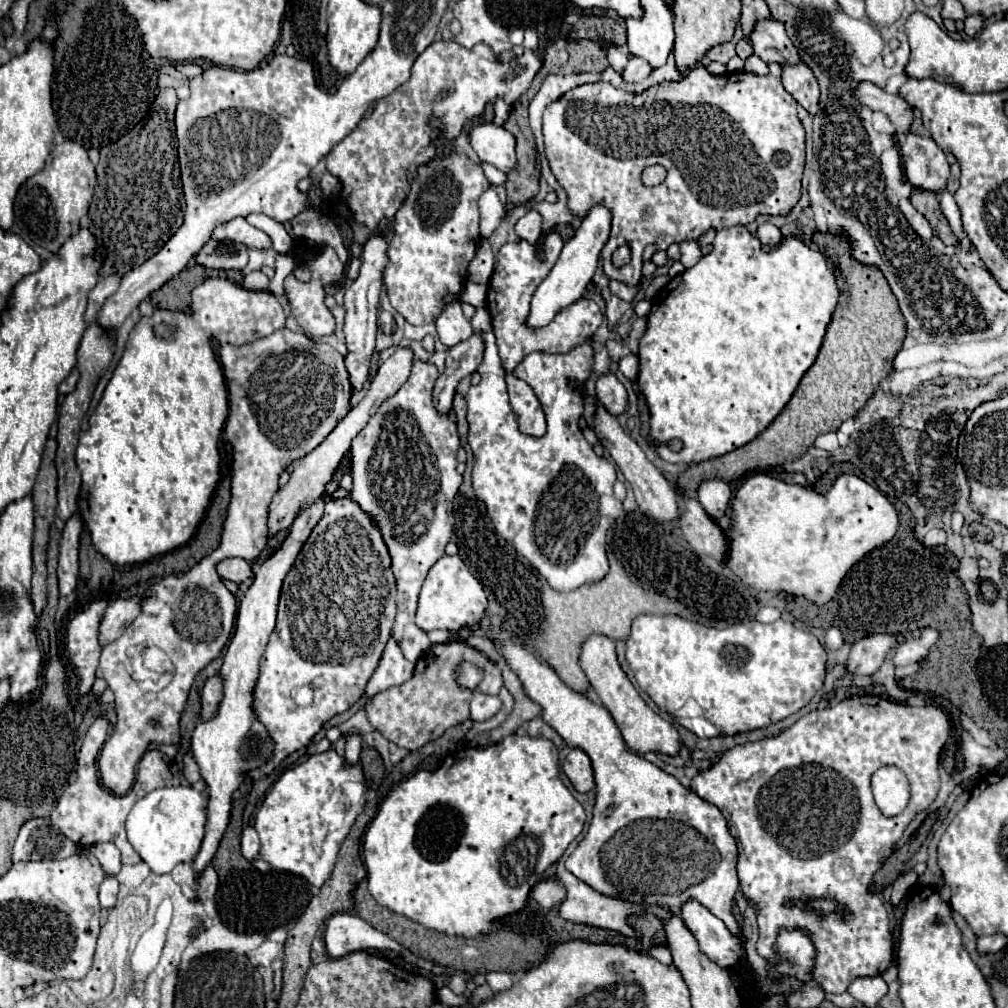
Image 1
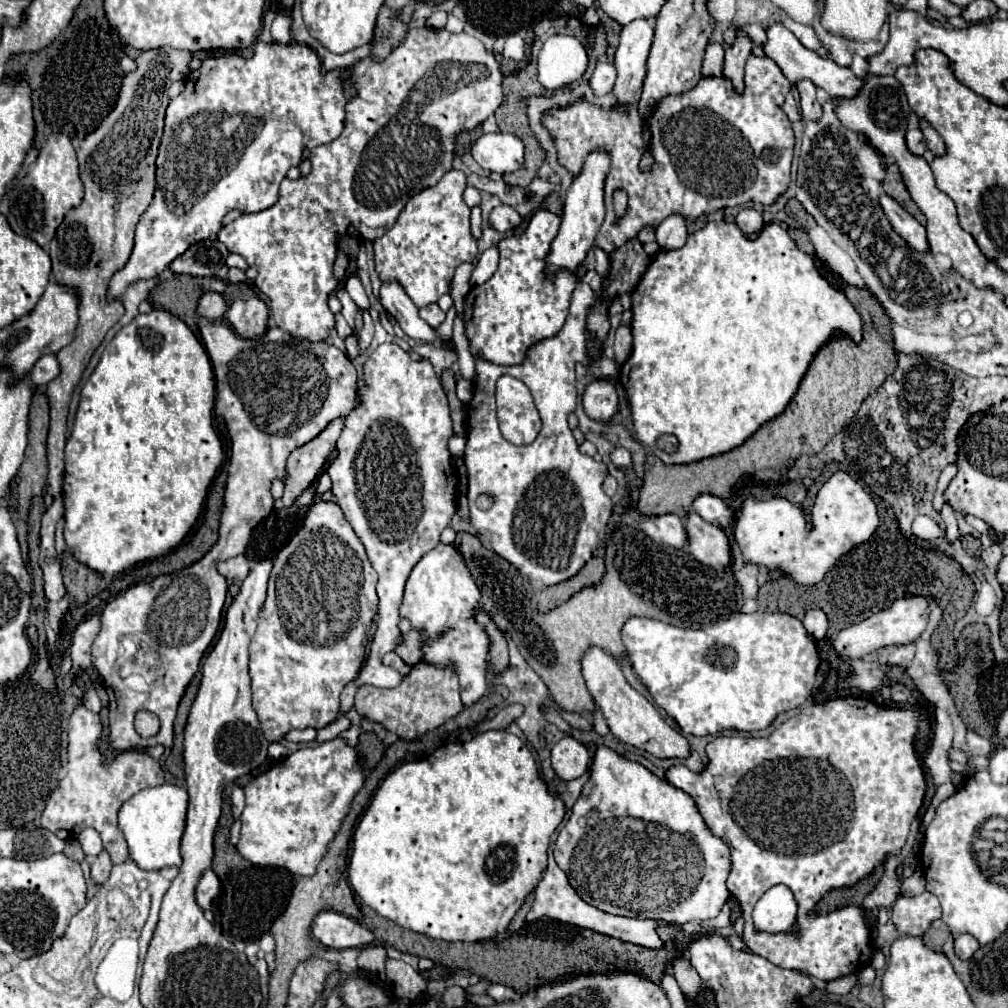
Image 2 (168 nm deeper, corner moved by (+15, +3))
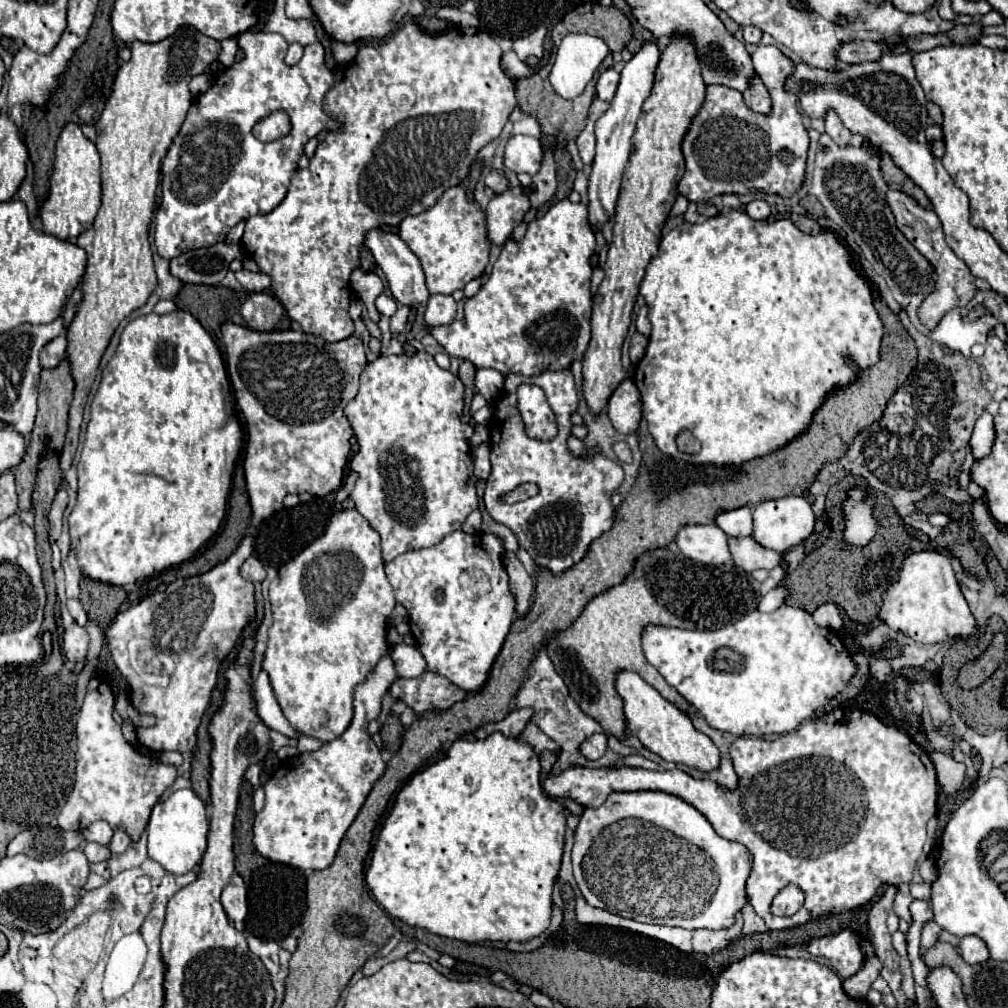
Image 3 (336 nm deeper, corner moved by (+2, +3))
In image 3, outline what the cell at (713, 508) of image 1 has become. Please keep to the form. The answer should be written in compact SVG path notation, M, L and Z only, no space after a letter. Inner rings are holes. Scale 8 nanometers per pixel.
M739 507L735 511L725 511L717 517L717 525L729 537L749 537L753 533L753 517L751 507Z

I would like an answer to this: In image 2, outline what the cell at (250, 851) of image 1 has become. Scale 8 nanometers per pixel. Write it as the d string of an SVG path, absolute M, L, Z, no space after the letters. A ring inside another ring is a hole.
M234 787L234 793L232 793L232 815L234 815L234 819L238 819L242 815L242 809L244 809L244 791L242 791L242 787Z

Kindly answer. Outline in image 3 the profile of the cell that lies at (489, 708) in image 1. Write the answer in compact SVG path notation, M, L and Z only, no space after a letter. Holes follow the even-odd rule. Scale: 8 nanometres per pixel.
M455 531L429 549L407 551L405 555L397 555L397 559L385 563L385 575L395 589L397 603L401 603L409 613L411 635L427 661L427 671L447 677L465 691L479 691L485 685L489 669L503 647L513 619L517 617L515 597L509 589L509 575L501 557L503 553L503 539L493 533L469 535L465 531Z

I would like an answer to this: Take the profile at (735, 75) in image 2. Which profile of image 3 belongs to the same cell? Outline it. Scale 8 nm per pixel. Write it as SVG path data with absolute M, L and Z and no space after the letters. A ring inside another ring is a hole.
M755 77L751 81L751 87L743 93L745 97L745 103L751 111L755 113L761 113L761 115L767 115L771 111L771 99L769 99L769 91L767 87L763 85L763 81L759 77Z

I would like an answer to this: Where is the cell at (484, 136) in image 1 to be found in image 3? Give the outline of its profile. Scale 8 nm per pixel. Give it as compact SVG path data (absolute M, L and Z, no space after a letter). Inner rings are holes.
M515 135L505 147L505 167L515 173L535 175L543 161L543 145L535 137Z

